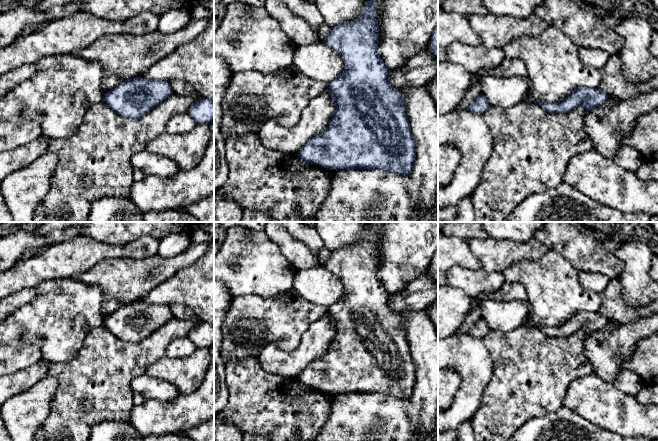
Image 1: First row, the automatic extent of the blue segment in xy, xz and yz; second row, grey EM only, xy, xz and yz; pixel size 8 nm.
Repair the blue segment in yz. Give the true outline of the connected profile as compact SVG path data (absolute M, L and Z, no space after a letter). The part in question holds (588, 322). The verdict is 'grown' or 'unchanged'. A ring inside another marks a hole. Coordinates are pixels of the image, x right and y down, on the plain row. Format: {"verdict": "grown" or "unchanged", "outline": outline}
{"verdict": "unchanged", "outline": "M580 311L580 312L578 312L578 313L574 314L574 315L572 315L566 322L562 323L562 324L561 324L560 326L558 326L558 327L544 327L544 326L541 326L541 325L534 325L534 324L532 324L531 322L529 322L528 325L533 325L534 327L540 329L546 336L549 336L549 337L552 337L552 338L563 338L563 337L568 337L568 336L572 335L573 333L575 333L575 332L577 332L577 331L582 331L582 332L586 333L587 335L591 335L591 334L593 334L593 333L595 333L595 332L601 330L601 329L608 323L608 321L609 321L609 319L608 319L606 316L603 316L599 311L597 311L597 312Z"}

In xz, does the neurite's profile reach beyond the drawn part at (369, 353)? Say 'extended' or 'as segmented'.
as segmented

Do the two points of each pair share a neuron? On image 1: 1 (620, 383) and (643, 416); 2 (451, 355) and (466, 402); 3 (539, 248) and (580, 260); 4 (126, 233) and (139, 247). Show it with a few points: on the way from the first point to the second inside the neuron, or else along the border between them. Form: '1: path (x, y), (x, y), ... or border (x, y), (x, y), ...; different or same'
1: border (612, 383), (625, 393), (634, 396); different
2: path (463, 367), (467, 371), (467, 390); same
3: border (533, 237), (549, 249); different
4: border (156, 238), (141, 236), (125, 244), (110, 244); different

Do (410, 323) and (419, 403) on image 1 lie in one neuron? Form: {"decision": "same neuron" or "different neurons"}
{"decision": "same neuron"}

